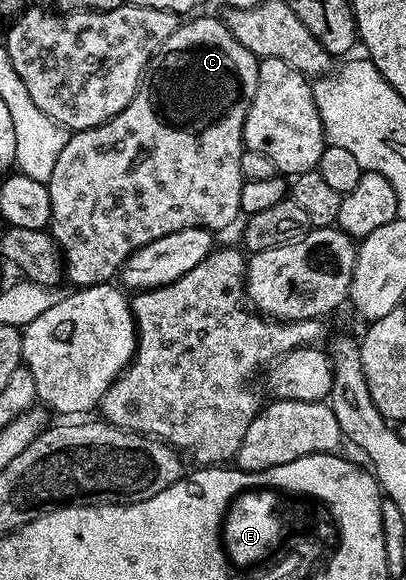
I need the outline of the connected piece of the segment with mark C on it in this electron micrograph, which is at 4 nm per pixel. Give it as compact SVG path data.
M201 16L198 20L189 20L178 23L175 34L171 34L171 38L167 38L167 42L163 42L163 46L159 46L156 54L149 59L149 65L145 68L145 73L141 75L141 82L135 90L135 98L131 98L129 103L123 111L115 114L107 122L103 122L94 128L88 128L82 132L73 132L70 135L67 146L63 146L63 154L59 154L58 160L55 161L55 170L51 173L49 179L49 193L51 194L51 222L48 226L48 231L51 233L57 245L61 247L61 257L65 260L65 280L68 283L73 283L77 288L90 288L93 284L102 283L103 276L101 276L101 244L129 244L128 246L140 246L147 242L155 242L155 238L163 238L163 234L175 234L175 230L187 230L188 228L207 228L210 230L218 230L217 228L229 228L236 222L237 216L242 215L241 203L239 202L239 194L245 185L243 174L239 170L239 158L243 151L243 126L247 118L247 110L251 106L251 102L255 98L255 90L257 89L257 79L259 78L259 70L257 65L259 63L258 57L251 54L251 50L247 50L247 46L243 46L243 42L239 42L239 38L235 38L235 34L231 34L231 30L227 30L224 19L213 16Z

